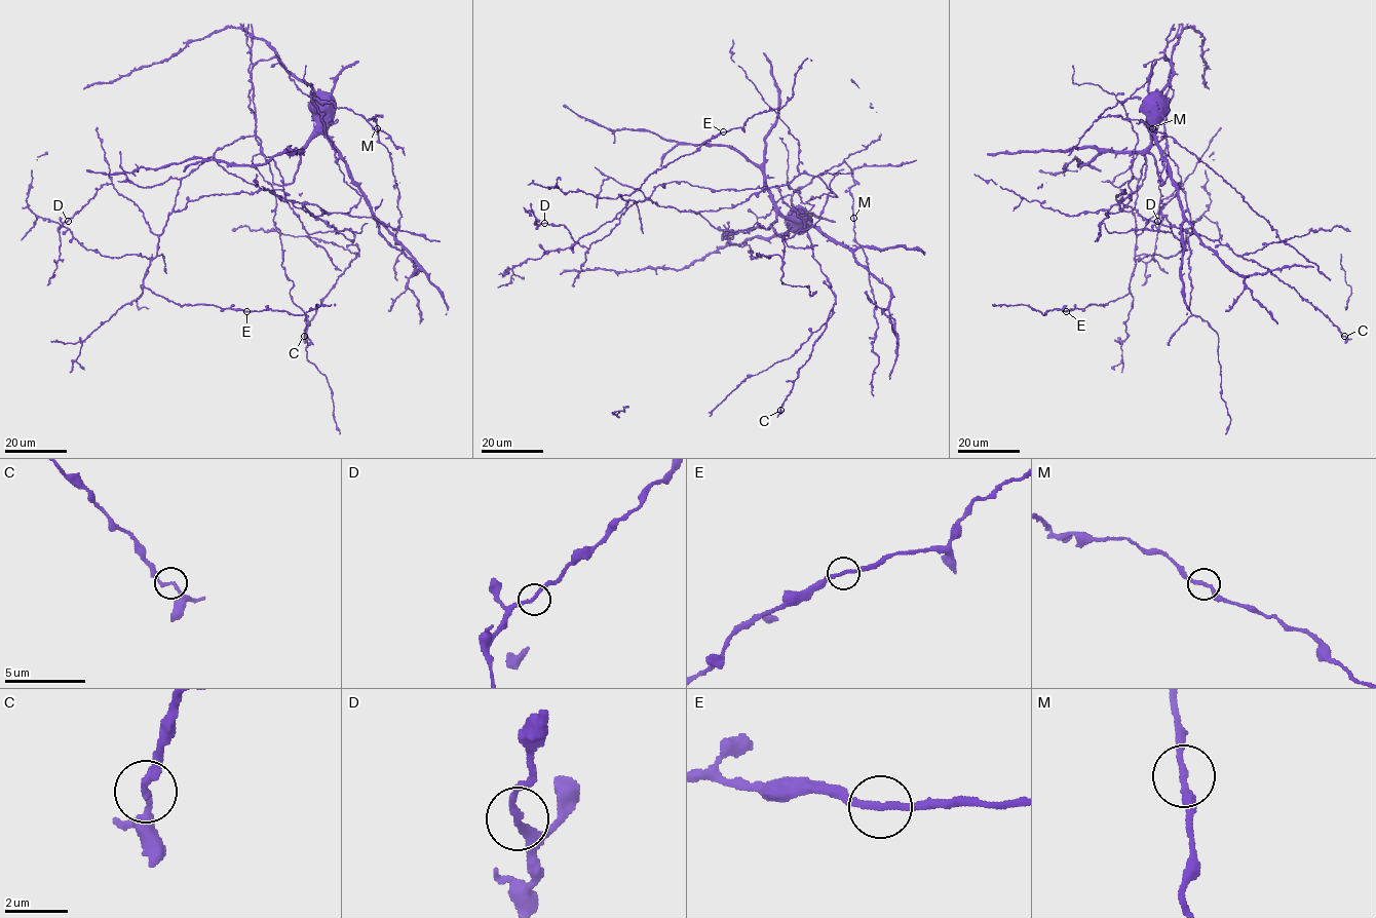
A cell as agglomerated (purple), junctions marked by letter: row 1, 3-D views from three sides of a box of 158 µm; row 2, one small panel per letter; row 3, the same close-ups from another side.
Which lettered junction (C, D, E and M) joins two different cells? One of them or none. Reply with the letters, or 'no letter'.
no letter

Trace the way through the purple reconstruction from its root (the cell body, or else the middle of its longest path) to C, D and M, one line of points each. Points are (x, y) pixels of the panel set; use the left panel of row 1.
C: (220, 149), (214, 158), (226, 170), (289, 201), (299, 201), (352, 239), (358, 250), (322, 299), (304, 336)
D: (220, 149), (182, 179), (161, 234), (150, 230), (139, 206), (112, 184), (103, 184), (68, 221)
M: (220, 149), (254, 135), (251, 69), (272, 58), (304, 93), (366, 119), (378, 115), (377, 127)

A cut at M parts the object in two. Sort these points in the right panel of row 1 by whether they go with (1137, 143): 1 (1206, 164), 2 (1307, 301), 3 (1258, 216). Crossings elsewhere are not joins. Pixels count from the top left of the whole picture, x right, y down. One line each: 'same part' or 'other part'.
1: other part
2: same part
3: other part

